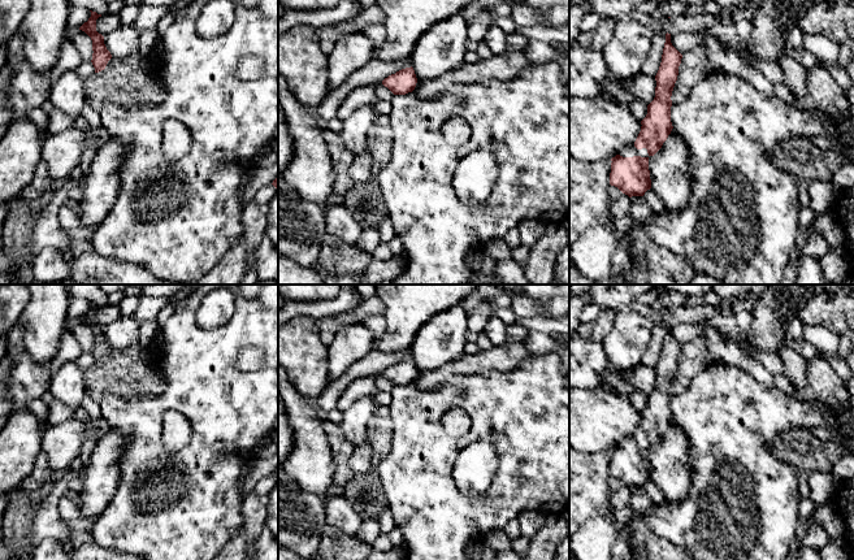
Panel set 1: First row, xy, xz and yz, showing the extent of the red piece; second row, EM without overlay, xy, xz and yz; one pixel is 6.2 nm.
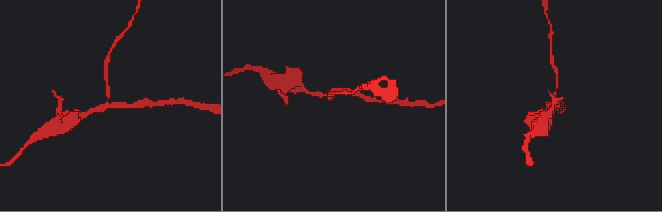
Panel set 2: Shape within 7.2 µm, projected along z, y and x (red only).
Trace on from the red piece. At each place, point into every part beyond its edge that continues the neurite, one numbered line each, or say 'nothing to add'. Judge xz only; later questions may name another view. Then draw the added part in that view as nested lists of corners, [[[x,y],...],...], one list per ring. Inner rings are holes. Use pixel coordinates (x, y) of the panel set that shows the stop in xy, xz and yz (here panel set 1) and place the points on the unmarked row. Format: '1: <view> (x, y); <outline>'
nothing to add

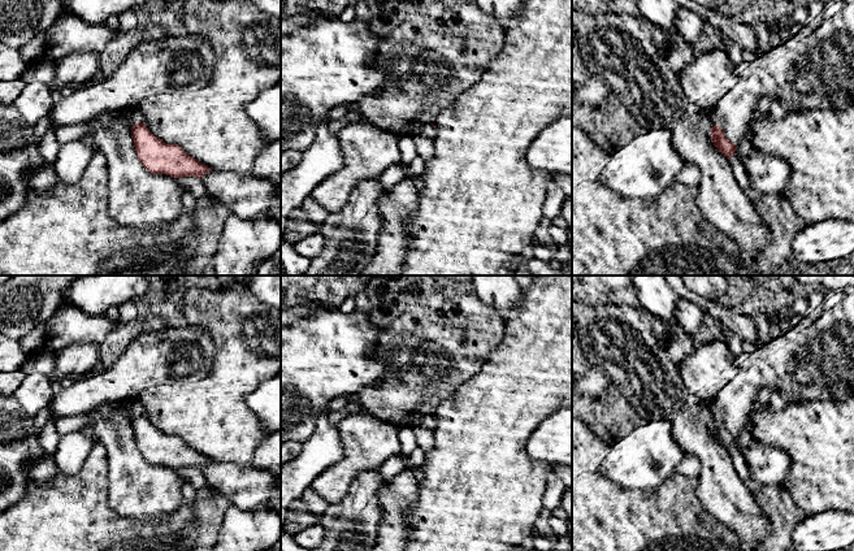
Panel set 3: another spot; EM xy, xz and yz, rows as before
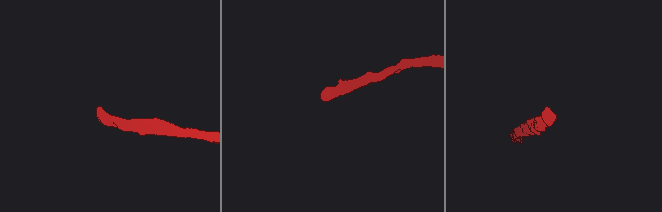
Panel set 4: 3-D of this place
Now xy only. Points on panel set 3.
1: xy (134, 406); [[[130,398],[127,400],[127,408],[131,416],[136,416],[139,413],[143,413],[143,405],[140,404],[139,398]]]

